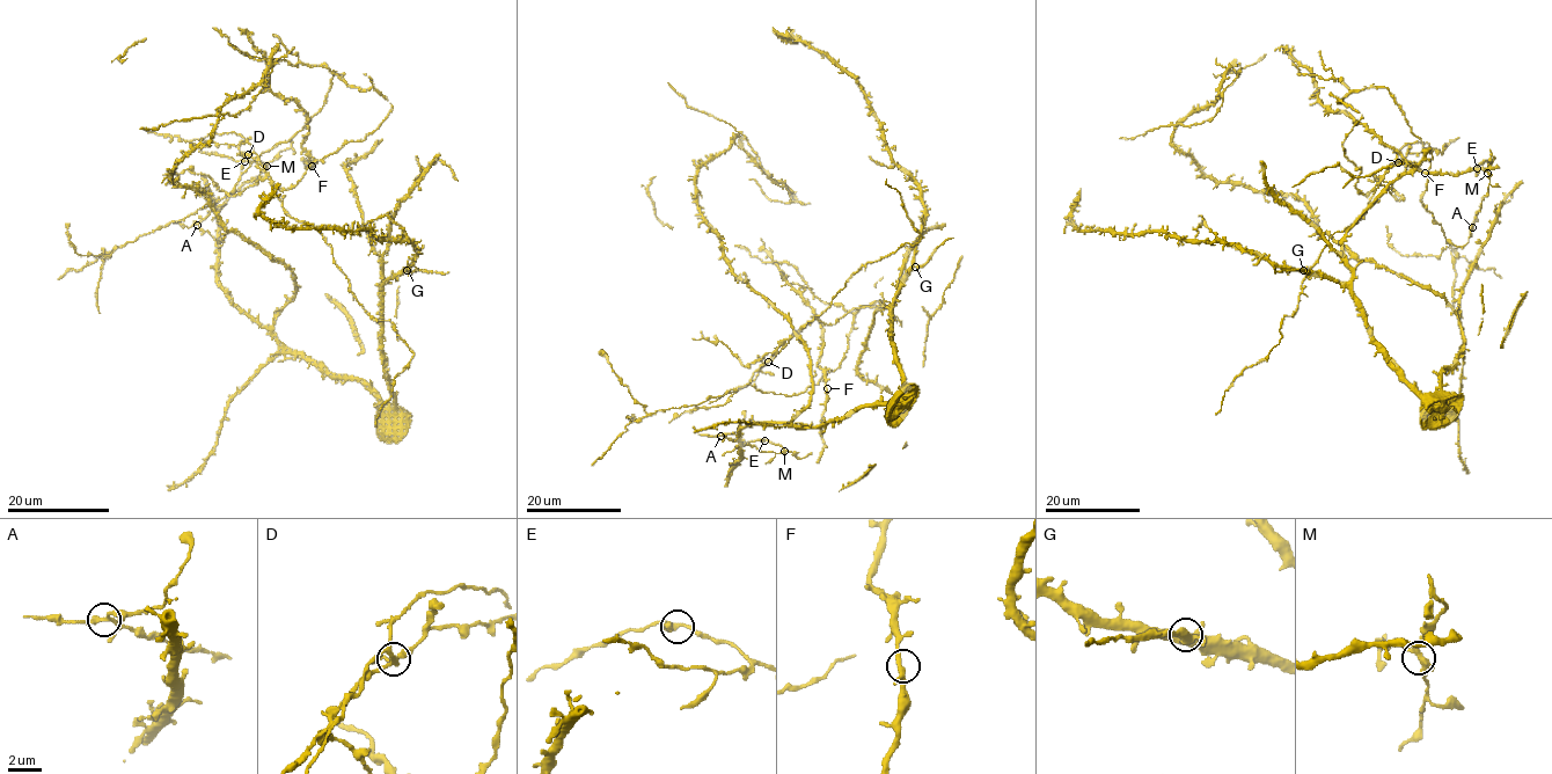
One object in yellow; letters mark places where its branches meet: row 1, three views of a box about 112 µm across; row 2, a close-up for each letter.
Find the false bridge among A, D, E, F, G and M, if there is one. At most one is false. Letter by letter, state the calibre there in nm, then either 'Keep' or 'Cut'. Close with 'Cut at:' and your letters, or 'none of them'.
A: Thickness 280 nm. Keep
D: Thickness 260 nm. Cut
E: Thickness 280 nm. Keep
F: Thickness 280 nm. Keep
G: Thickness 400 nm. Keep
M: Thickness 280 nm. Keep
Cut at: D

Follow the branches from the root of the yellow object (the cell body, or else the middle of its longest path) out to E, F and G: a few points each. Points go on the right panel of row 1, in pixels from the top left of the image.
E: (1491, 161), (1492, 157), (1494, 160), (1485, 170), (1477, 168)
F: (1491, 161), (1496, 165), (1455, 174), (1425, 173)
G: (1491, 161), (1463, 349), (1439, 391), (1403, 377), (1346, 287), (1303, 270)

